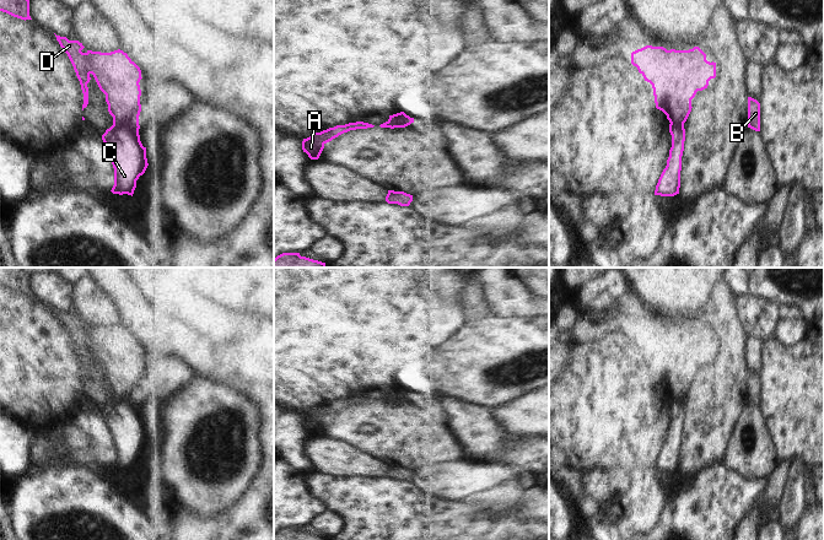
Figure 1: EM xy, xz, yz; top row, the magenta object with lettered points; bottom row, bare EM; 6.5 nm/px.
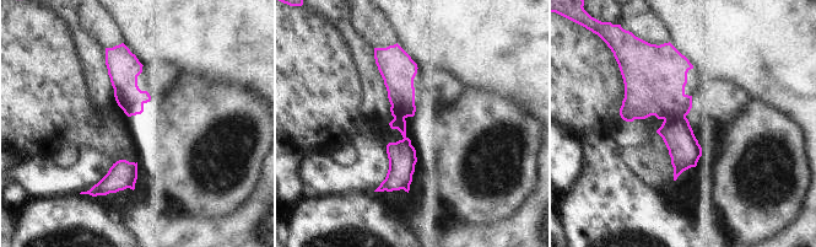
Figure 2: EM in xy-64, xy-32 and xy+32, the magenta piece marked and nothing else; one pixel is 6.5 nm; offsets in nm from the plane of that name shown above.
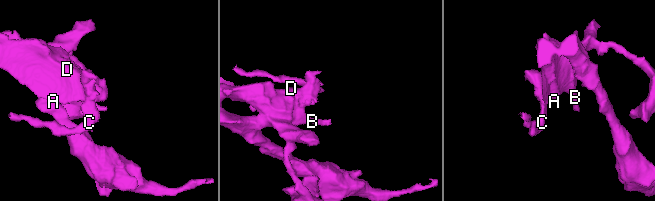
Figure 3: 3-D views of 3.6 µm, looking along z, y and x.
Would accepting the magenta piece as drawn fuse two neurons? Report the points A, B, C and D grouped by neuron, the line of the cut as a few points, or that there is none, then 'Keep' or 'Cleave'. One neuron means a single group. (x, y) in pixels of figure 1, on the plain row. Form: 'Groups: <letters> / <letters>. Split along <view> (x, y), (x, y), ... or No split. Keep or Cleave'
Groups: A B D / C. Split along xy (138, 397), (113, 400). Cleave.

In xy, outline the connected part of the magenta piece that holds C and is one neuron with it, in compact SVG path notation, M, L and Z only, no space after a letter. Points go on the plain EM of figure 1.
M139 398L130 400L112 400L102 410L104 421L114 443L113 469L134 469L136 455L149 441L146 422L142 421L139 410Z

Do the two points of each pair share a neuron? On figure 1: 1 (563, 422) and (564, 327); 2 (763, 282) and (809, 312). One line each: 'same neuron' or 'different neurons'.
1: different neurons
2: same neuron

